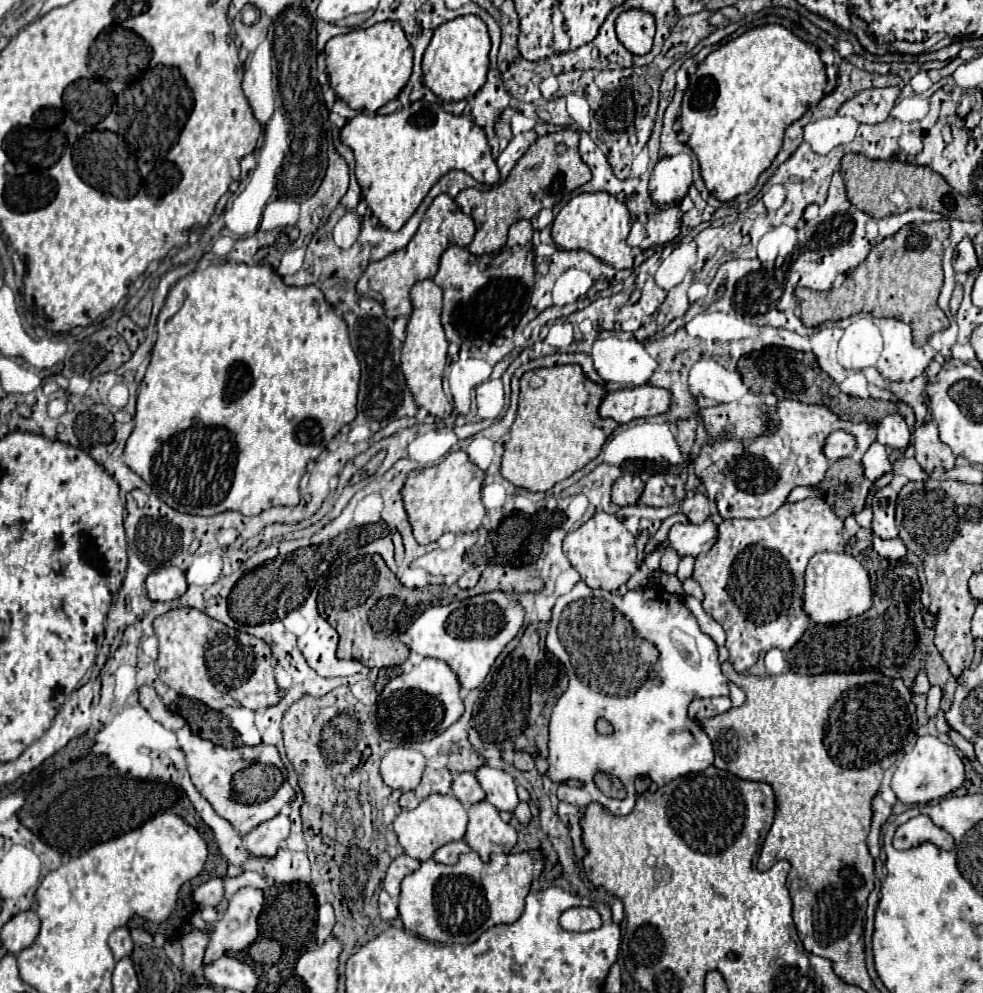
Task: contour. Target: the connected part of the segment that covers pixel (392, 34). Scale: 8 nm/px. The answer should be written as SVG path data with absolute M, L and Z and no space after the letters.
M377 22L367 30L351 30L325 44L327 74L337 98L353 110L377 112L383 104L397 98L407 84L413 66L413 50L399 22Z

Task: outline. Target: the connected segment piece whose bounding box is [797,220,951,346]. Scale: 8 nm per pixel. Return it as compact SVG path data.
M947 220L927 222L921 226L903 226L891 238L875 244L865 262L849 274L843 286L827 292L797 288L803 324L807 328L815 328L827 320L841 320L867 312L873 316L907 322L913 330L913 342L917 346L925 344L931 334L949 328L949 318L937 306L937 296L943 284L943 242L949 238L949 232L951 228Z

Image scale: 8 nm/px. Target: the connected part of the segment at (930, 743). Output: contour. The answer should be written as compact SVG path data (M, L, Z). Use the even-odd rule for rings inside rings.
M923 736L917 740L915 748L907 752L905 758L901 760L891 780L891 788L903 804L925 804L935 798L947 796L949 792L957 790L963 782L965 782L965 768L957 750L935 736Z

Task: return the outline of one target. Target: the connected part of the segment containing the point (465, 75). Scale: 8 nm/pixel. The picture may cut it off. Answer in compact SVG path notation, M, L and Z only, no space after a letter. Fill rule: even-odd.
M461 16L455 20L449 20L441 24L425 54L423 54L423 82L425 86L443 102L459 102L467 96L473 96L483 82L487 80L487 68L489 68L489 34L487 26L479 16Z

